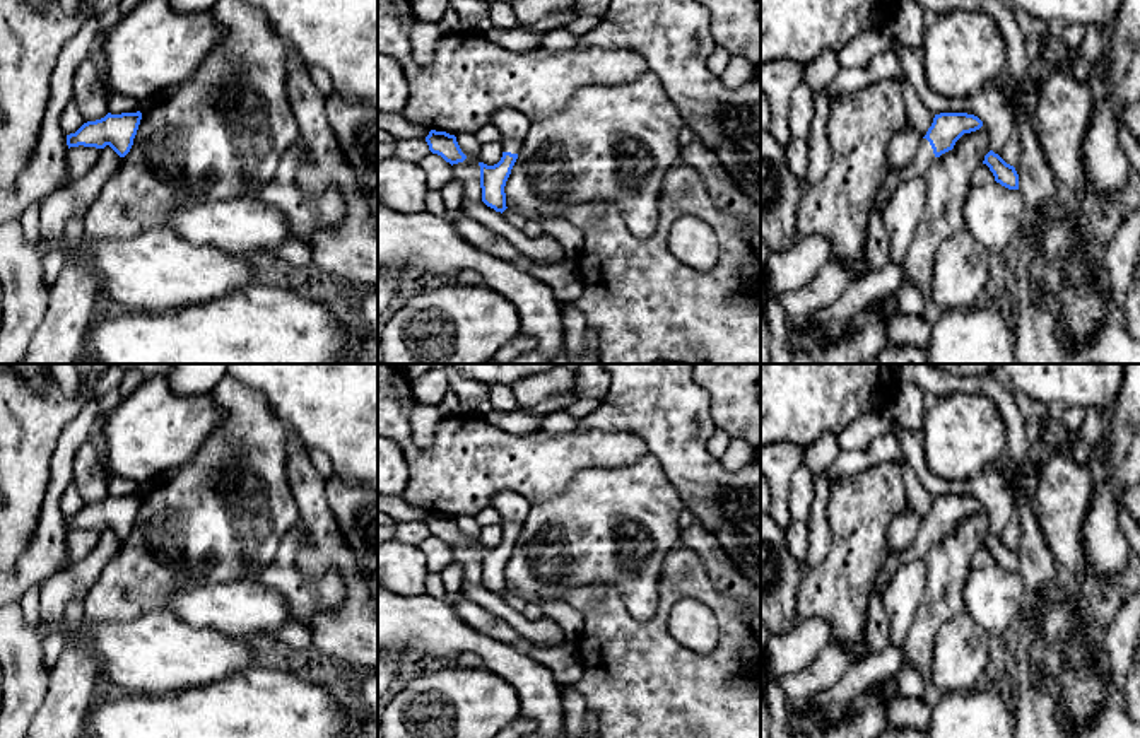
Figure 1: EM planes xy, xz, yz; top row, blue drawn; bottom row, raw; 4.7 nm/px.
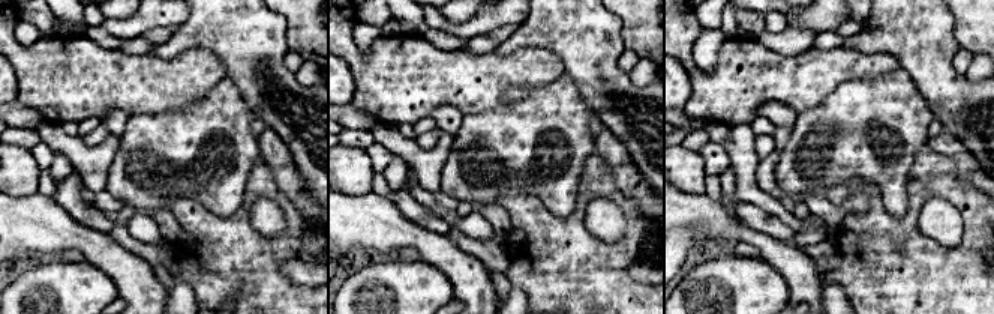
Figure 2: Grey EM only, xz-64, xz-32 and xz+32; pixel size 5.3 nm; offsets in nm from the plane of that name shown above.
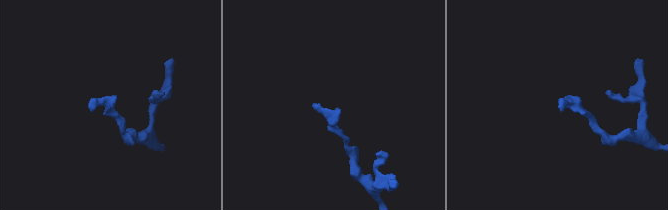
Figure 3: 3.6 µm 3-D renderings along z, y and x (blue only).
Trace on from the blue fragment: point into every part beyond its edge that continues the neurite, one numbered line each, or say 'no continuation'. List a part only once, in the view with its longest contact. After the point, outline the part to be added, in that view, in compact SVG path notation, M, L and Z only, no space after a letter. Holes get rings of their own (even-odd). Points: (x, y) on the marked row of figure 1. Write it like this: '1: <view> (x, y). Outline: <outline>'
1: yz (916, 168). Outline: M923 138L914 159L906 167L887 174L885 183L873 198L872 210L884 210L897 188L908 179L921 178L935 159L930 142Z

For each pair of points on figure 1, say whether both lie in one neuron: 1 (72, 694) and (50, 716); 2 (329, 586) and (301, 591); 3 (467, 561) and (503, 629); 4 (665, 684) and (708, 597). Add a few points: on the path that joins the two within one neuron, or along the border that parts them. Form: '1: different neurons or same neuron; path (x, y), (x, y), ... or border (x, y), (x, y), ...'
1: same neuron; path (67, 699), (55, 711)
2: same neuron; path (322, 591), (308, 591)
3: different neurons; border (462, 595), (506, 620), (523, 638)
4: same neuron; path (693, 682), (727, 648), (727, 624)

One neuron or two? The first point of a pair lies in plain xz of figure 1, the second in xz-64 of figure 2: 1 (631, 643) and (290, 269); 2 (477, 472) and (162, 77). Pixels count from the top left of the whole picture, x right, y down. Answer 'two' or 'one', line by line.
1: two
2: one

